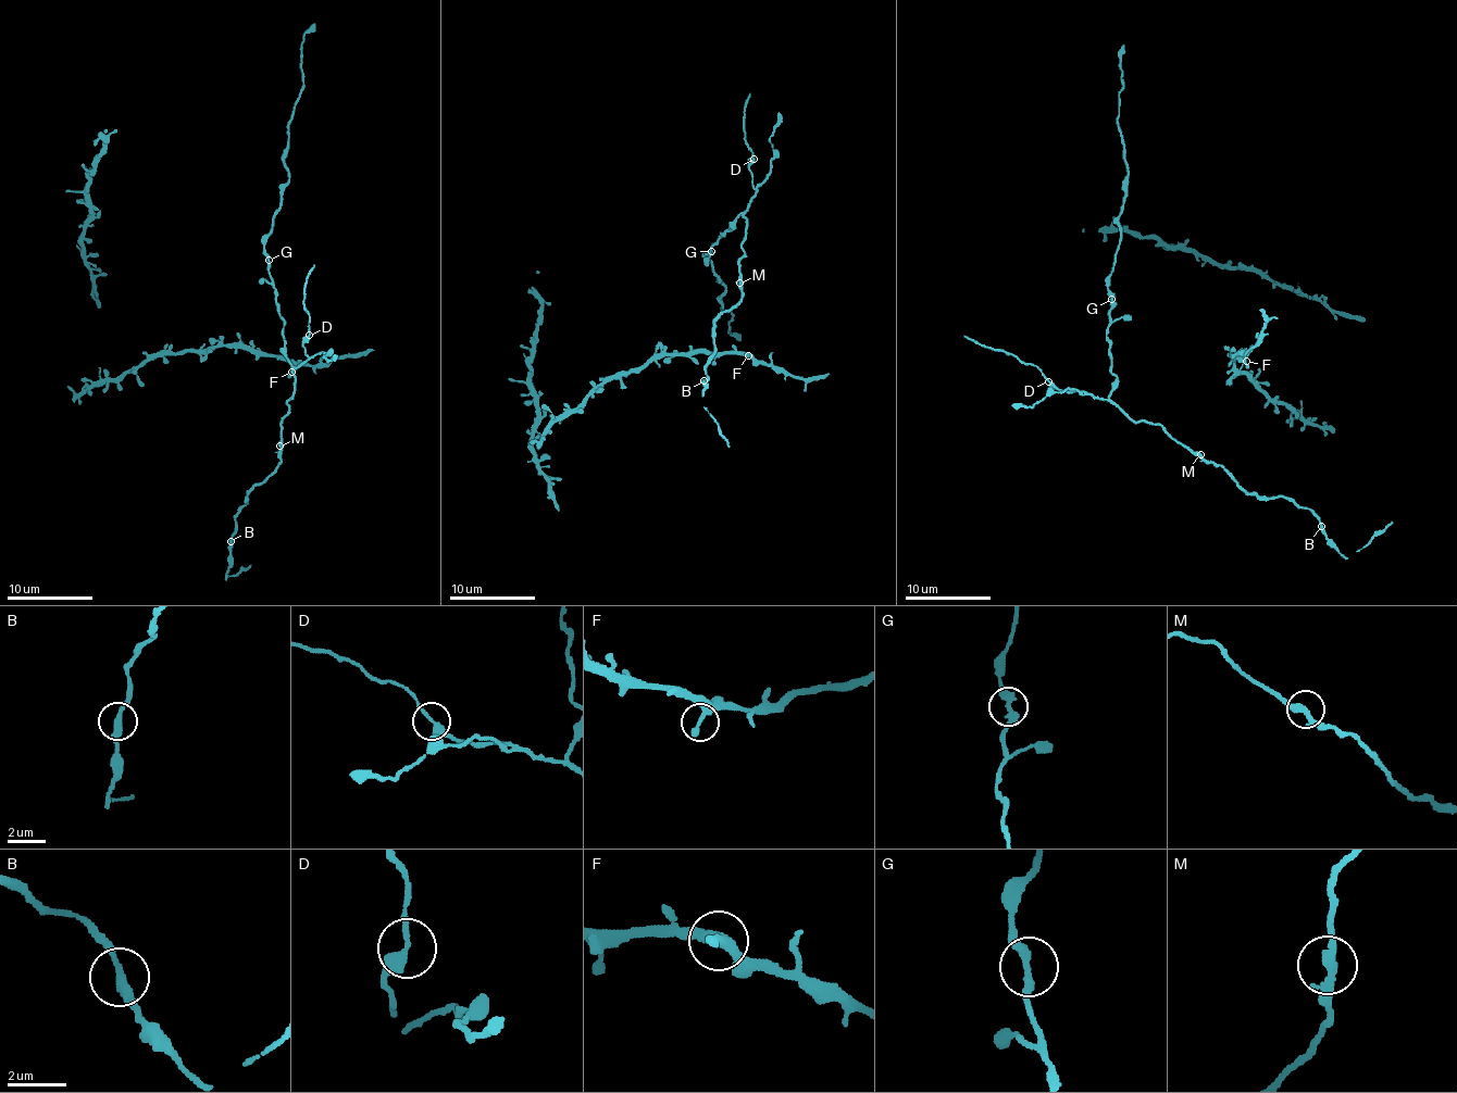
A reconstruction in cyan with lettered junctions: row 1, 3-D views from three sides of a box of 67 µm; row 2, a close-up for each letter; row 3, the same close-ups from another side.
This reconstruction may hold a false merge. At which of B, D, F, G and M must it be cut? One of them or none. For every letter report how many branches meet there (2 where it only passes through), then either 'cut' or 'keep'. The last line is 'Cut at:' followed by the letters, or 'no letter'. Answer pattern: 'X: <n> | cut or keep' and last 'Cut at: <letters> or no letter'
B: 2 | keep
D: 2 | cut
F: 2 | keep
G: 2 | keep
M: 2 | keep
Cut at: D

